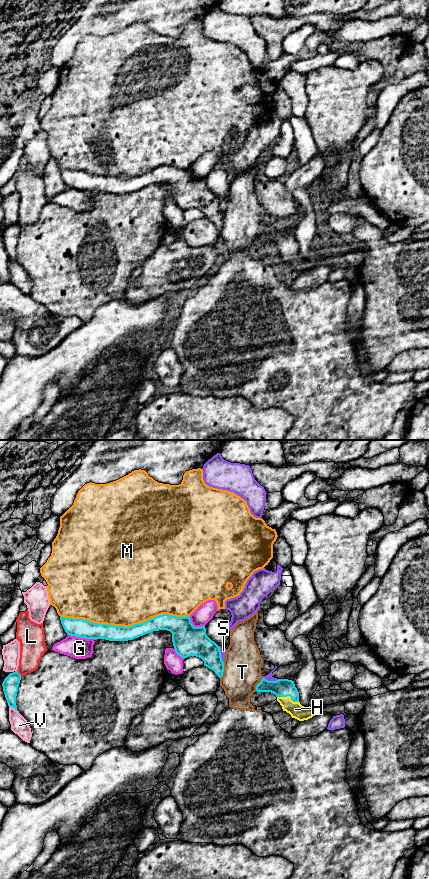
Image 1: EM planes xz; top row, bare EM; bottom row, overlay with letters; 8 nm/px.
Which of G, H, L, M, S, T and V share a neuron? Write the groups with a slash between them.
G V / H / L / M / S / T

